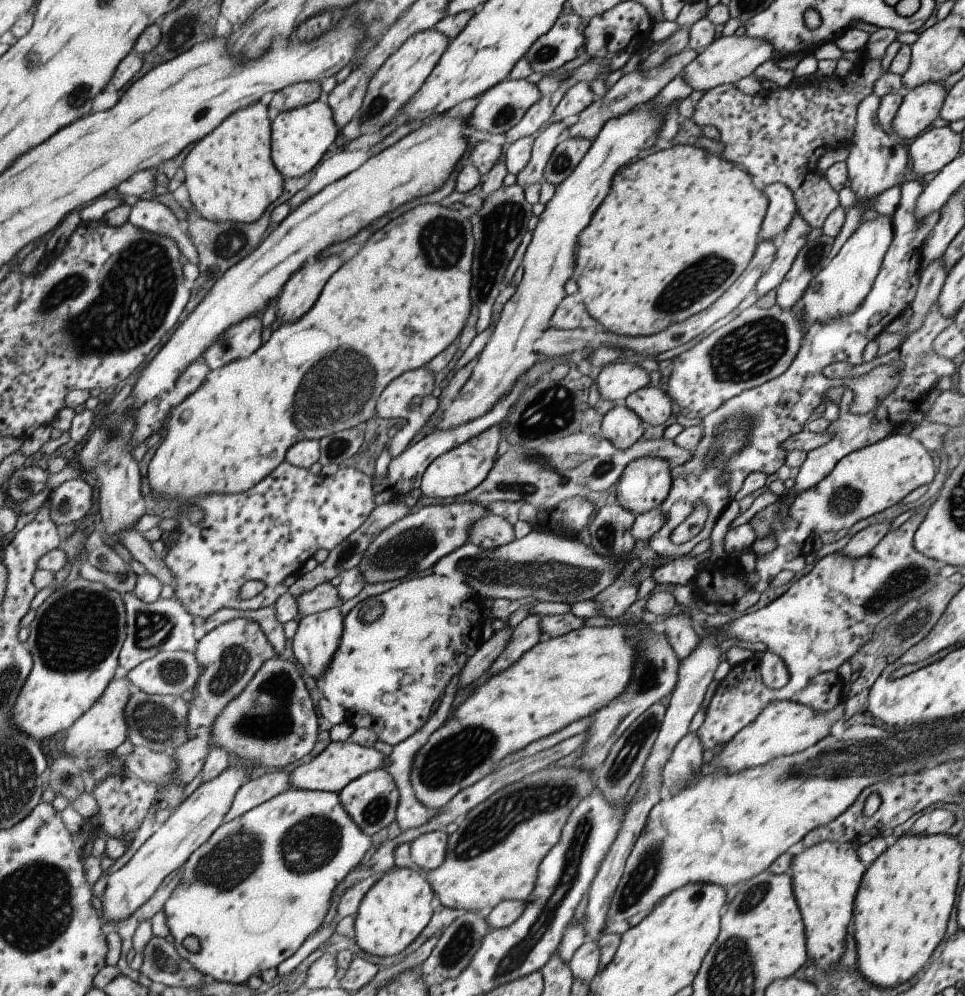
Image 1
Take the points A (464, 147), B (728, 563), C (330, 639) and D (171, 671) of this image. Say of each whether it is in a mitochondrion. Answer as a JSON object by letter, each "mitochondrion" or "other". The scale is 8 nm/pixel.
{"A":"other","B":"other","C":"other","D":"mitochondrion"}

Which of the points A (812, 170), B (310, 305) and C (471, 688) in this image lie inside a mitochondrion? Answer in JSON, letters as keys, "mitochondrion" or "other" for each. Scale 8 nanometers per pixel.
{"A":"other","B":"other","C":"other"}

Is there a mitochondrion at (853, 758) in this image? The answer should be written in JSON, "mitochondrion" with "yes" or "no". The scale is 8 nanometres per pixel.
{"mitochondrion":"yes"}

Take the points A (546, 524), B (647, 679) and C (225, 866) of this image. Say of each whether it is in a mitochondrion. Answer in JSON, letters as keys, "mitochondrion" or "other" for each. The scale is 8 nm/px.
{"A":"other","B":"mitochondrion","C":"mitochondrion"}

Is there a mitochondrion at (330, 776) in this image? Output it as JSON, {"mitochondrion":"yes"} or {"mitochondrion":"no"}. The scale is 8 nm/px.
{"mitochondrion":"no"}

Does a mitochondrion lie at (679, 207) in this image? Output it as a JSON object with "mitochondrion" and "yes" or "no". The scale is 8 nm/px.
{"mitochondrion":"no"}

